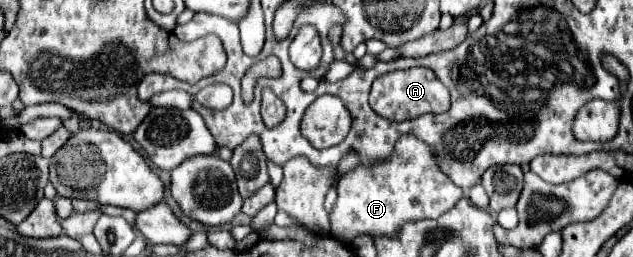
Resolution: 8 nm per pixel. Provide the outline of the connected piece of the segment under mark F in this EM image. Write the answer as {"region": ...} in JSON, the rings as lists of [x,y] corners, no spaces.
{"region":[[[403,135],[391,159],[381,165],[357,167],[343,175],[337,183],[337,203],[331,211],[331,233],[343,241],[351,241],[357,235],[395,235],[405,221],[437,219],[463,197],[463,189],[455,187],[451,179],[439,171],[435,157],[423,141],[413,135]]]}

